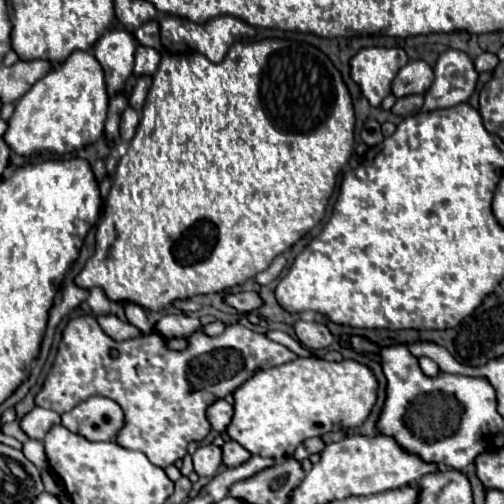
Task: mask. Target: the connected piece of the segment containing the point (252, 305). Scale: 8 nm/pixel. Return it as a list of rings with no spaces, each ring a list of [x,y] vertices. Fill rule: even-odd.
[[[236,293],[236,295],[230,295],[226,297],[226,303],[236,307],[238,311],[256,311],[258,307],[264,305],[264,301],[260,299],[258,293]]]

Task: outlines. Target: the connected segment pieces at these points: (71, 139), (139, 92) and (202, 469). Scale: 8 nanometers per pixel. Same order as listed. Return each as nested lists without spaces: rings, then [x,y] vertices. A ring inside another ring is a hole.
[[[74,51],[66,61],[56,65],[46,77],[32,85],[32,89],[18,101],[10,127],[4,135],[10,149],[20,155],[32,155],[40,151],[70,153],[84,145],[98,141],[104,135],[104,121],[108,115],[106,79],[102,79],[102,67],[88,51]]]
[[[140,77],[140,79],[138,79],[138,83],[134,85],[132,95],[130,95],[130,105],[132,105],[134,109],[142,109],[142,107],[144,107],[146,93],[148,93],[148,89],[150,89],[150,77]],[[140,79],[146,79],[146,81],[142,83]]]
[[[202,445],[198,447],[198,451],[192,457],[194,461],[194,471],[200,477],[212,477],[218,467],[222,465],[222,449],[218,445]]]

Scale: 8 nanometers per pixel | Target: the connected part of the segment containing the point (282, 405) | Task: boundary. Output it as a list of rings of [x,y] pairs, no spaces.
[[[298,357],[296,361],[258,371],[234,391],[234,419],[228,435],[252,455],[284,459],[308,437],[330,431],[360,427],[378,395],[374,371],[354,359],[326,361],[320,357]]]

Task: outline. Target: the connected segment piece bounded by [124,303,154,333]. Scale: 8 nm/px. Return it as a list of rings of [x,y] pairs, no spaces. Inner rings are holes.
[[[124,303],[124,309],[126,309],[128,321],[130,321],[132,325],[136,325],[142,333],[152,333],[152,331],[154,331],[154,325],[146,319],[144,309],[140,309],[140,307],[130,307],[130,309],[128,309],[128,303]]]

